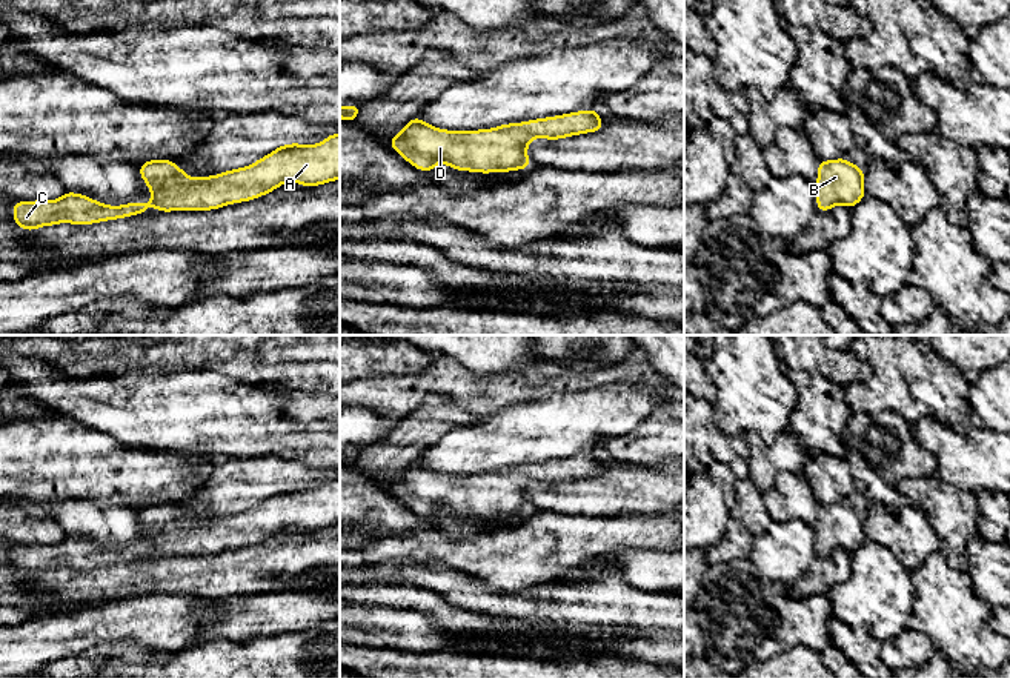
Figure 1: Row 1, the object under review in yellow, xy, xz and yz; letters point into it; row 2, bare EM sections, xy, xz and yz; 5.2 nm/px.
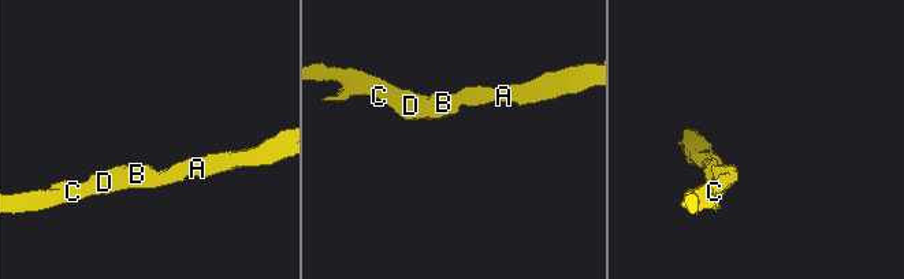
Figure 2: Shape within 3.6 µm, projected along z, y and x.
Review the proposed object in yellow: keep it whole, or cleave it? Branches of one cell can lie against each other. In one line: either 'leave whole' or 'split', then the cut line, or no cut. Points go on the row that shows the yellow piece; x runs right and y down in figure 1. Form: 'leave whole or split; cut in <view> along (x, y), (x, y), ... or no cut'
leave whole; no cut

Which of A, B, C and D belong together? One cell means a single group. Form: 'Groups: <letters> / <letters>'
Groups: A B C D

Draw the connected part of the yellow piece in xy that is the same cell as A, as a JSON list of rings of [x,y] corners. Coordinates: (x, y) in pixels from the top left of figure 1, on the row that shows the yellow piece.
[[[340,134],[317,145],[289,143],[249,166],[191,178],[174,160],[154,158],[138,166],[158,212],[215,211],[257,200],[294,181],[306,188],[340,180]]]

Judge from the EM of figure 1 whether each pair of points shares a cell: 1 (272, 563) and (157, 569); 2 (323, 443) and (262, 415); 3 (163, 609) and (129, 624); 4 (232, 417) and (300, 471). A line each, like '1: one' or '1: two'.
1: one
2: one
3: one
4: two

